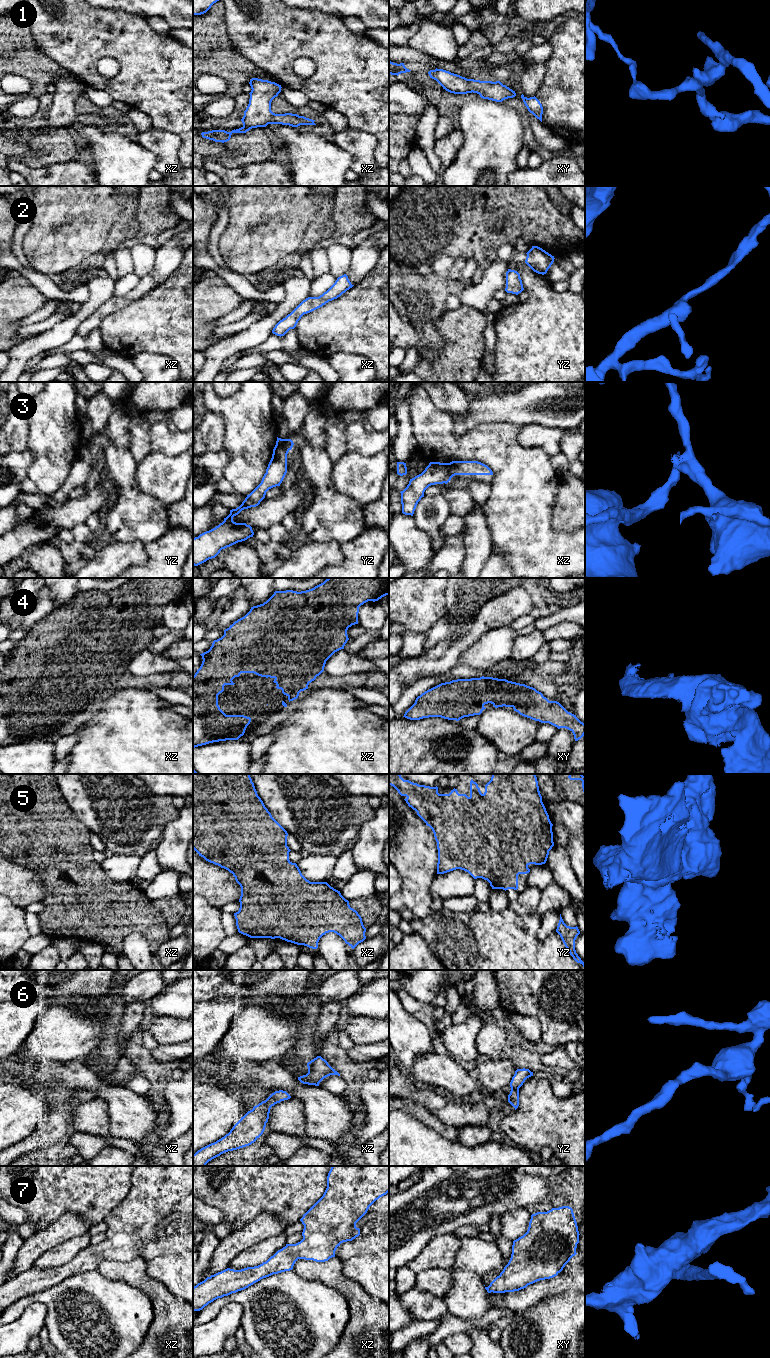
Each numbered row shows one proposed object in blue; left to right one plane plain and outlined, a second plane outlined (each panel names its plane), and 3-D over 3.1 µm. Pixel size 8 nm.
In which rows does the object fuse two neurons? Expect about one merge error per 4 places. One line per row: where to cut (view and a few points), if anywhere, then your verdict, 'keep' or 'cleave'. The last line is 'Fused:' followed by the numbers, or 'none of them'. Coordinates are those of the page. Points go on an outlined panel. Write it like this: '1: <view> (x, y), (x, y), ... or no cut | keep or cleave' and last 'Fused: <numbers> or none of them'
1: no cut | keep
2: no cut | keep
3: xz (447, 463), (450, 478) | cleave
4: no cut | keep
5: no cut | keep
6: no cut | keep
7: no cut | keep
Fused: 3

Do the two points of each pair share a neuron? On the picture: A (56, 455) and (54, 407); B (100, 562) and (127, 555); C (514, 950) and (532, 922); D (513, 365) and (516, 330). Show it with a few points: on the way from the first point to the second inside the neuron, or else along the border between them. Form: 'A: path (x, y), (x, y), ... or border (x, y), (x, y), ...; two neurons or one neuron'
A: path (54, 443), (54, 419); one neuron
B: path (107, 562), (120, 556); one neuron
C: path (519, 943), (528, 934), (529, 929); one neuron
D: path (514, 356), (516, 339); one neuron

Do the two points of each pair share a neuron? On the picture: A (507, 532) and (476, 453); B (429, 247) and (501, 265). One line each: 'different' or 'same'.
A: same
B: different

